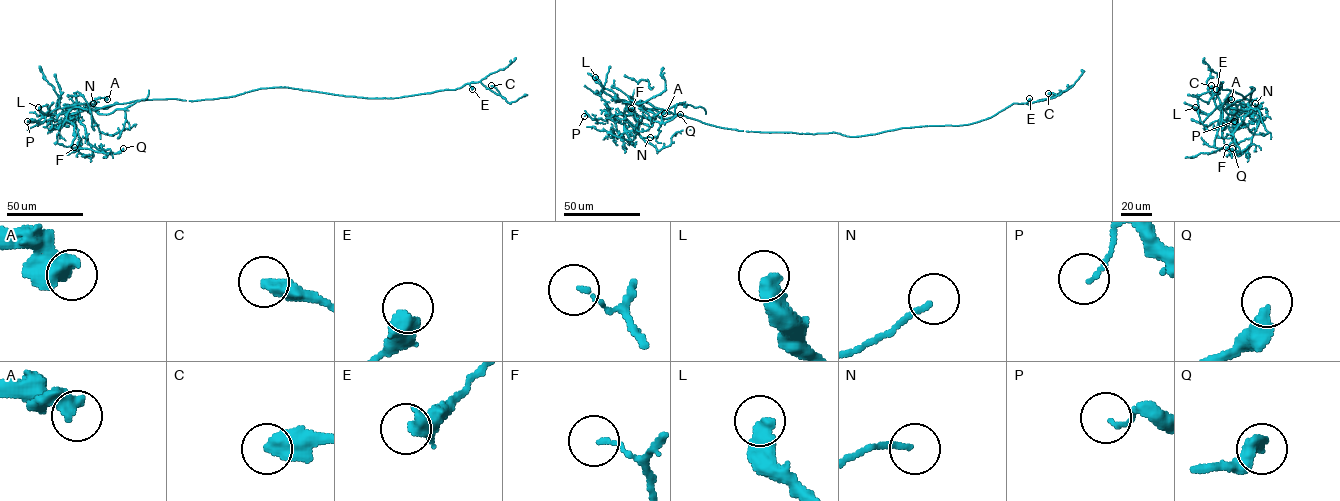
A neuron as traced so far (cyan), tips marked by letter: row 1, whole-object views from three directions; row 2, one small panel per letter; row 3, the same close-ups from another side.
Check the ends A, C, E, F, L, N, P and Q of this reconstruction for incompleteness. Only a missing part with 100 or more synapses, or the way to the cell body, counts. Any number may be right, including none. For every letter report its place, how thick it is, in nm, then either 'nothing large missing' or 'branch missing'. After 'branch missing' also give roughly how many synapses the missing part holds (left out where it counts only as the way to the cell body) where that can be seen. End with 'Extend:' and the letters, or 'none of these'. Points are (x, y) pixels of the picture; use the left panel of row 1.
A: place (107, 99); calibre 550 nm; nothing large missing
C: place (491, 85); calibre 500 nm; nothing large missing
E: place (472, 89); calibre 600 nm; nothing large missing
F: place (74, 147); calibre 110 nm; nothing large missing
L: place (38, 107); calibre 500 nm; branch missing
N: place (93, 103); calibre 140 nm; nothing large missing
P: place (27, 121); calibre 110 nm; nothing large missing
Q: place (123, 148); calibre 320 nm; nothing large missing
Extend: L

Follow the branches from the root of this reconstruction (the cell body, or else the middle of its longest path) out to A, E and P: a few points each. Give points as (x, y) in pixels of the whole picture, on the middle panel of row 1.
A: (802, 133), (739, 131), (679, 114), (662, 118), (646, 109), (664, 113)
E: (802, 133), (835, 132), (858, 136), (903, 128), (969, 124), (990, 118), (1014, 103), (1026, 103), (1029, 98)
P: (802, 133), (722, 128), (641, 101), (627, 105), (623, 123), (592, 119), (586, 113), (584, 116)

